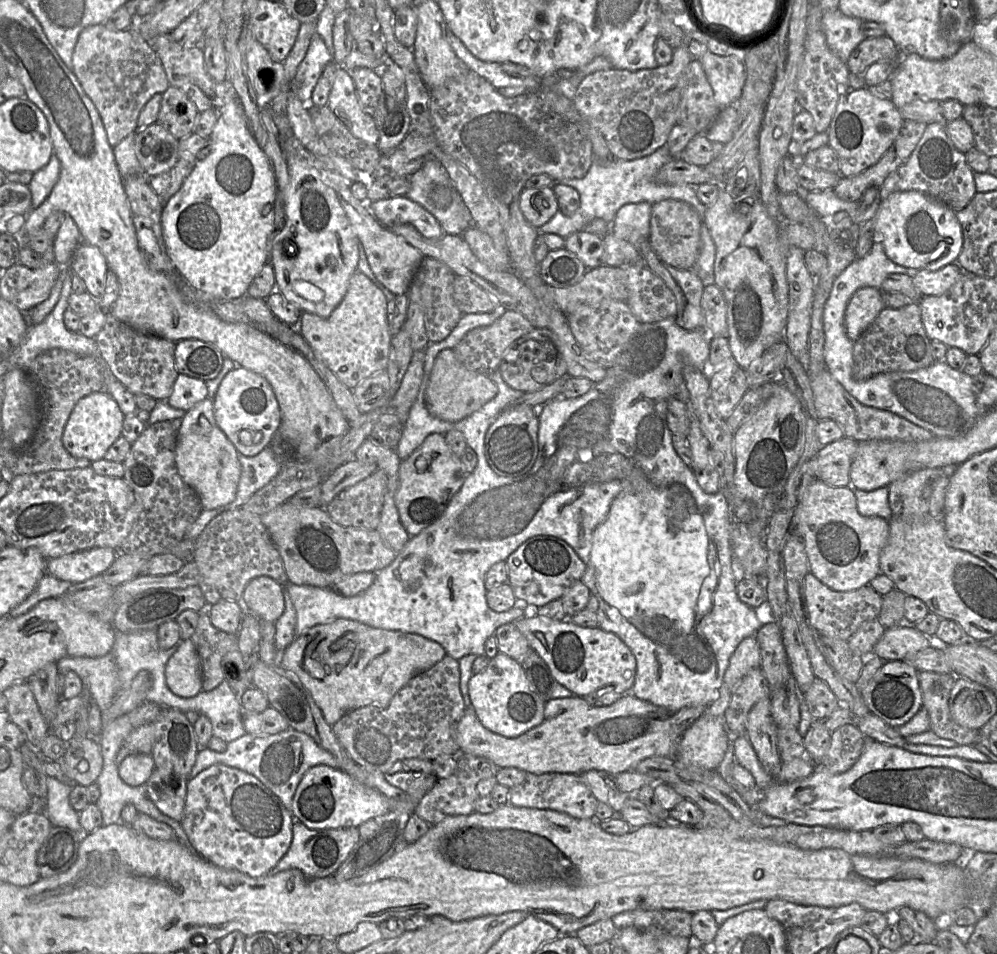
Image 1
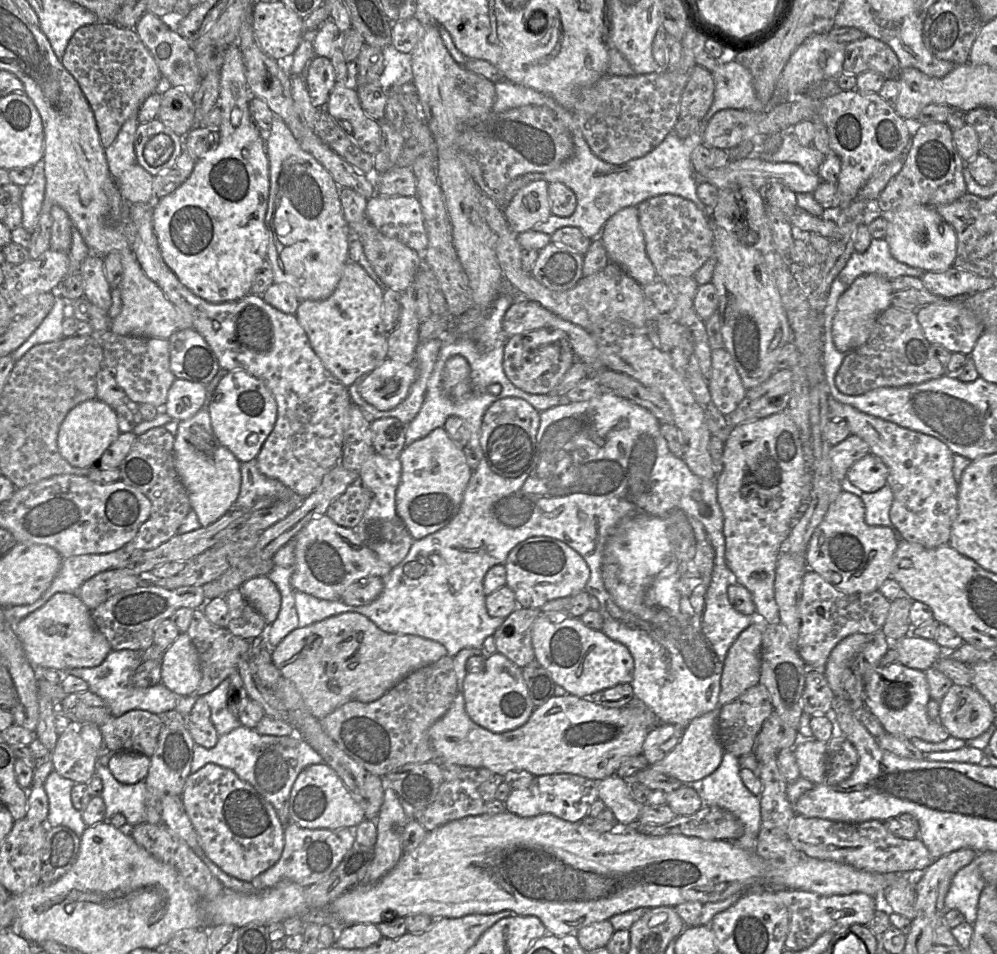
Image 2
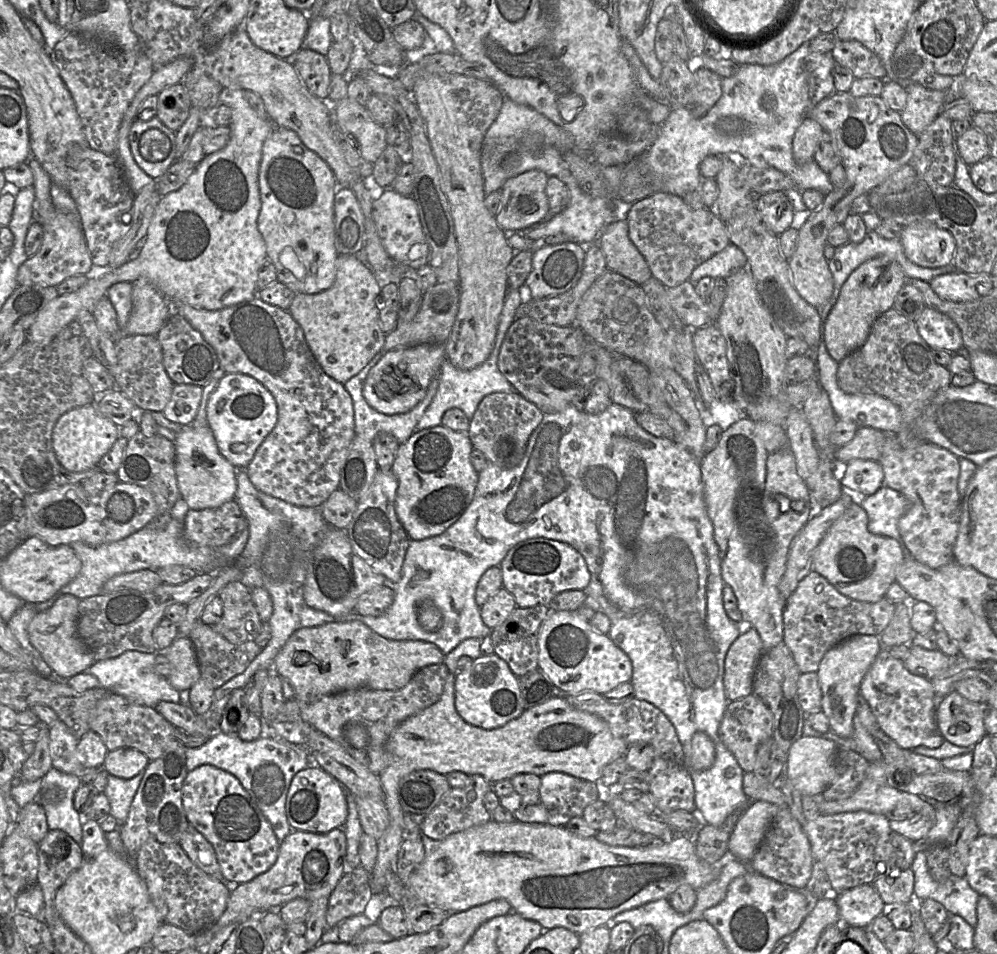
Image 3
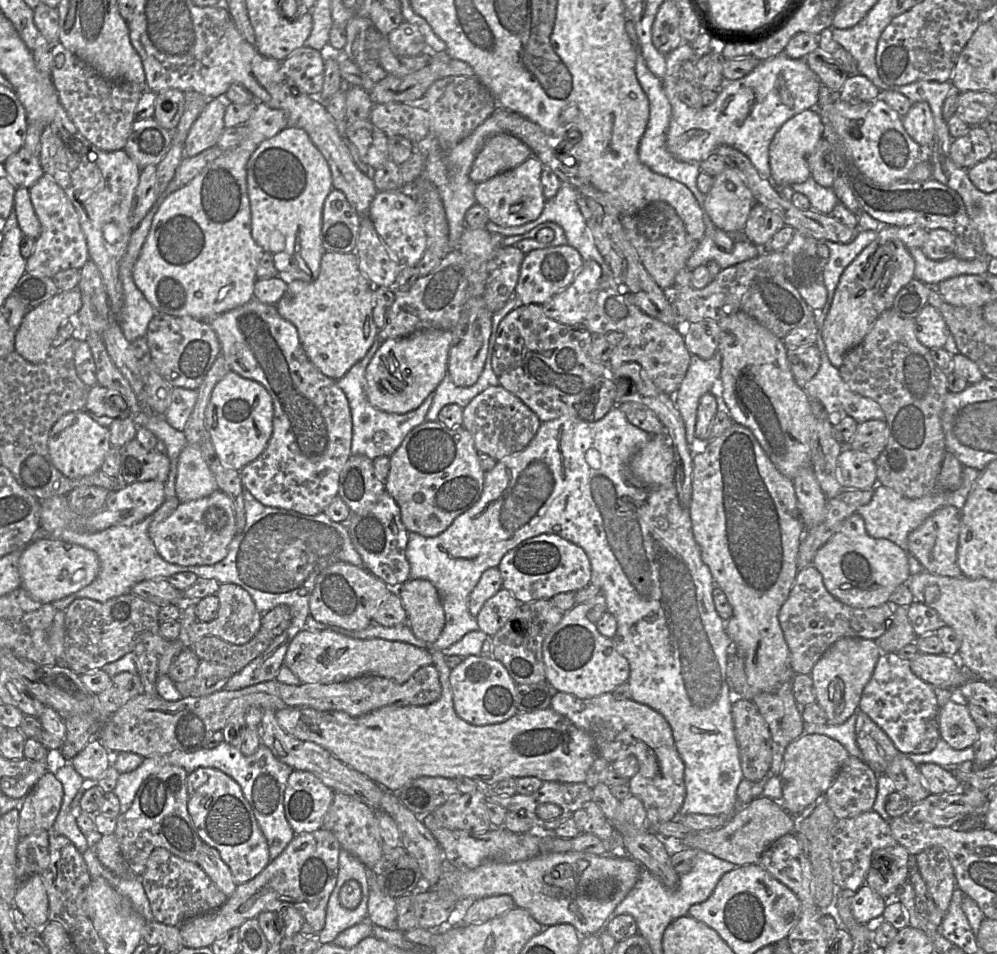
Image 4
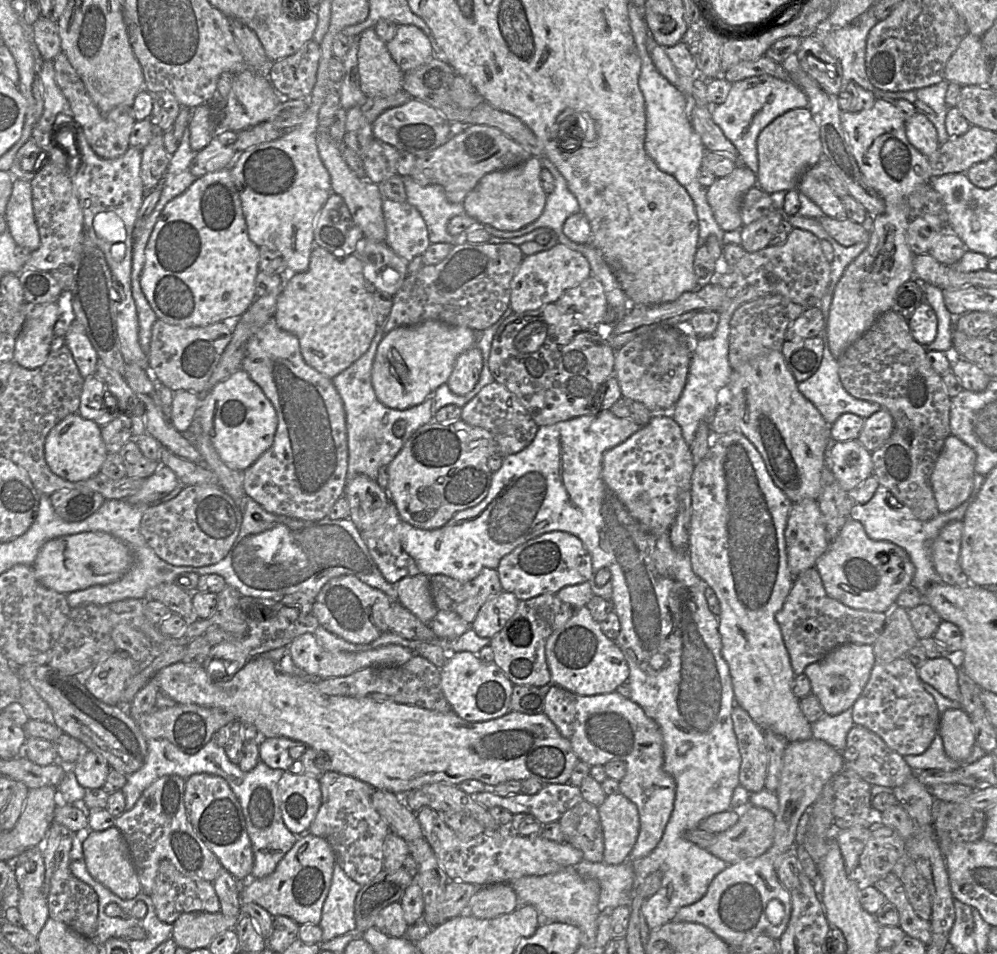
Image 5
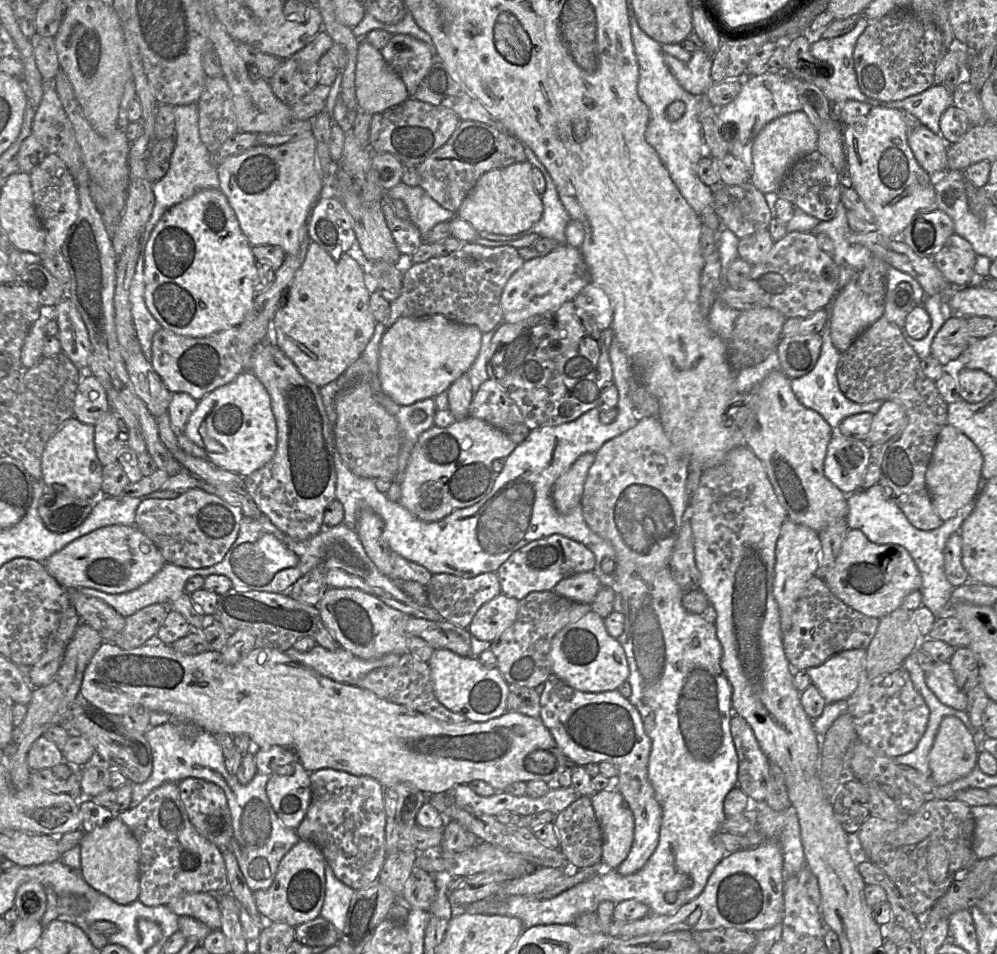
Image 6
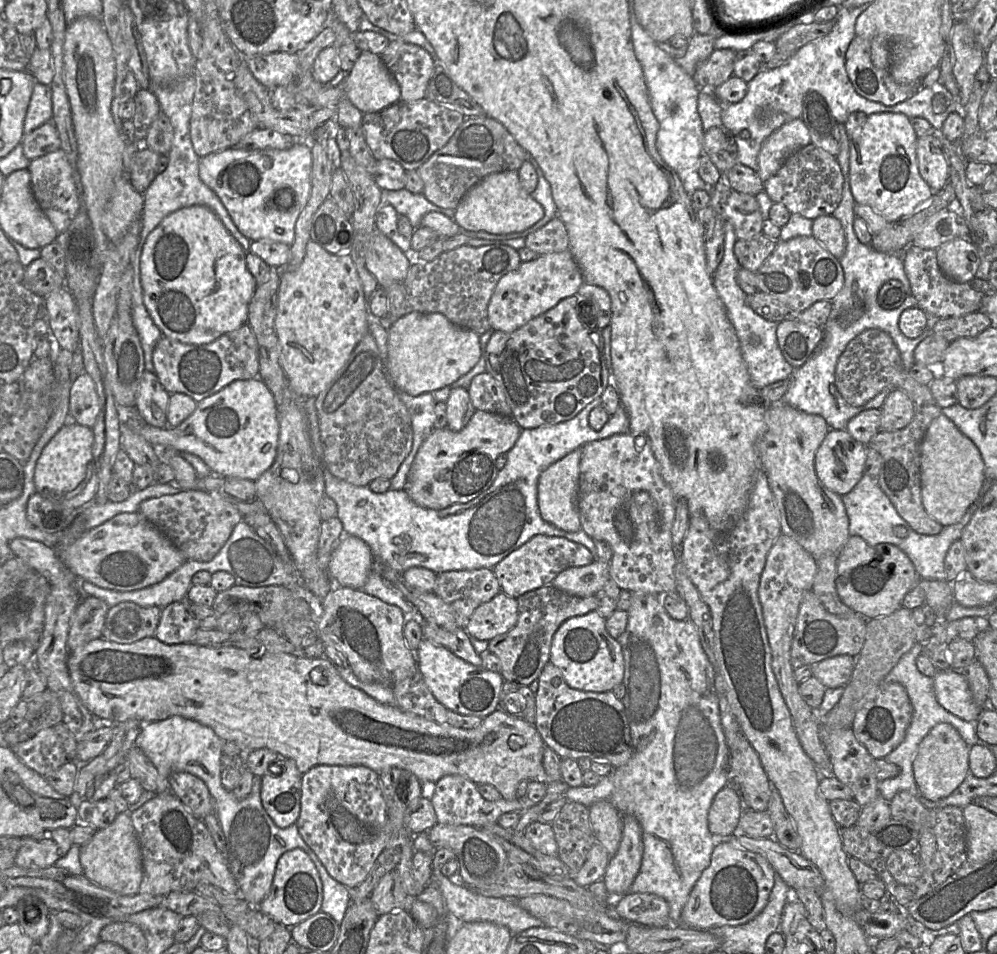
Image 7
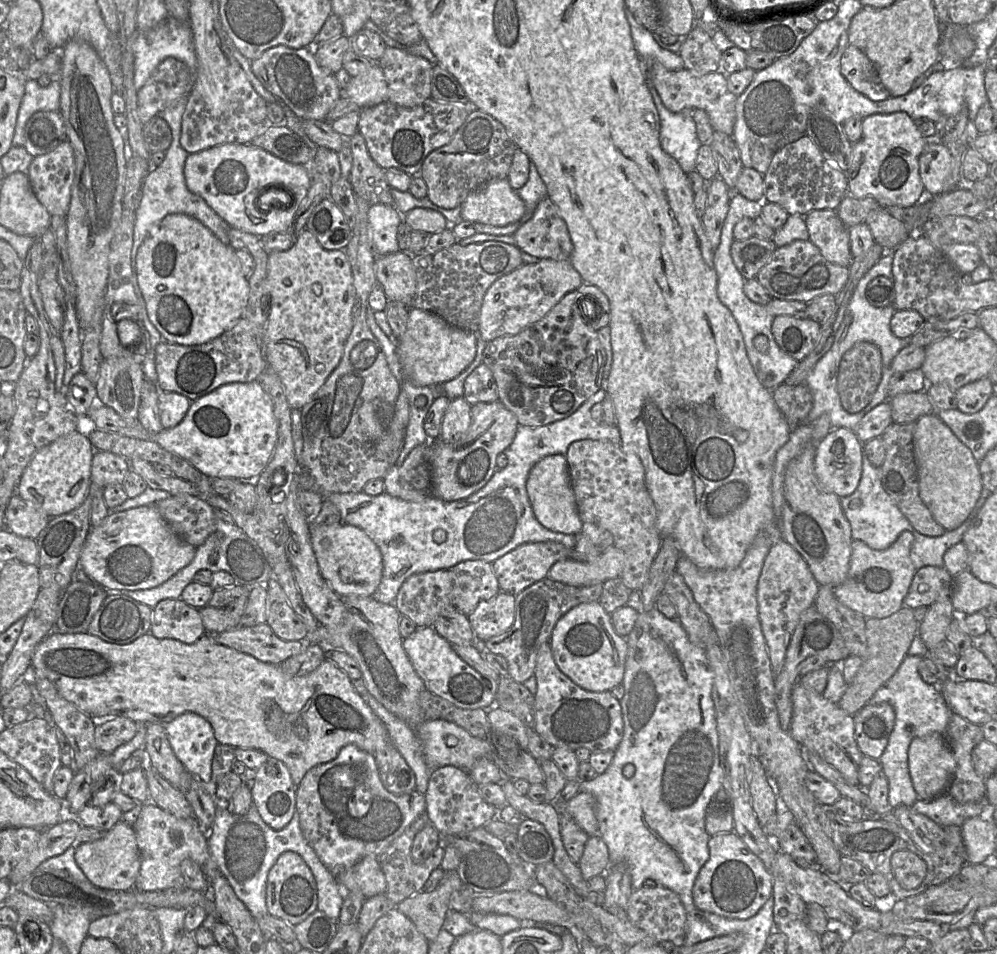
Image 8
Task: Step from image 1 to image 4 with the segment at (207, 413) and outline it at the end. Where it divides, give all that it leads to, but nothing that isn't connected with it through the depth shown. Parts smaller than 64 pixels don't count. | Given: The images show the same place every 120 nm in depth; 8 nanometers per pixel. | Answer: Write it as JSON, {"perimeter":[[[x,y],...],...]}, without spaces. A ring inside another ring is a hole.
{"perimeter":[[[187,444],[178,460],[176,497],[181,503],[210,496],[219,490],[201,452]]]}

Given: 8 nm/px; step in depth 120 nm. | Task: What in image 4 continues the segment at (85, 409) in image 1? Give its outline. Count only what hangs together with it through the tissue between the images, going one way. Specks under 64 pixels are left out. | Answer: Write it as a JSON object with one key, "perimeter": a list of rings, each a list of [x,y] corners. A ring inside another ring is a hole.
{"perimeter":[[[85,410],[64,414],[54,423],[48,436],[48,451],[52,463],[68,478],[81,478],[101,470],[110,449],[109,428],[96,422]]]}

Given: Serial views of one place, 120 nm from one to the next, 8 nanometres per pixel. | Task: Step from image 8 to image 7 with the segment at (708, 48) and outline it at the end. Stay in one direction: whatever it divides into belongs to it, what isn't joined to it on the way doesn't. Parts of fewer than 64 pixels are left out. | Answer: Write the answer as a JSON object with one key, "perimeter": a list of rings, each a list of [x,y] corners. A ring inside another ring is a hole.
{"perimeter":[[[714,49],[710,56],[699,62],[692,75],[700,89],[713,90],[733,75],[736,51]]]}

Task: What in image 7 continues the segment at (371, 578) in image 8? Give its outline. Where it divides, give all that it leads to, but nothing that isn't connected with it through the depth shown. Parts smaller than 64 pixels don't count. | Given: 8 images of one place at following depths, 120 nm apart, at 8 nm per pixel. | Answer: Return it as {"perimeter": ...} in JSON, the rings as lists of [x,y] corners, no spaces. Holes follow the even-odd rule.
{"perimeter":[[[344,535],[331,555],[327,572],[335,585],[361,589],[373,568],[370,547],[359,537]]]}

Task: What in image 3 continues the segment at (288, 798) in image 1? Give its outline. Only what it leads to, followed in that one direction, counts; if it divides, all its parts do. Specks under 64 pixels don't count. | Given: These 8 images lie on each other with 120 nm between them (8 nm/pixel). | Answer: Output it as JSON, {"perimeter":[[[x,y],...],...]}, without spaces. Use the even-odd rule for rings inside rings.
{"perimeter":[[[219,730],[204,745],[186,749],[188,772],[201,765],[212,765],[234,775],[270,822],[280,843],[292,831],[286,817],[285,802],[293,776],[312,765],[304,746],[263,736],[246,742],[238,735],[227,735]]]}

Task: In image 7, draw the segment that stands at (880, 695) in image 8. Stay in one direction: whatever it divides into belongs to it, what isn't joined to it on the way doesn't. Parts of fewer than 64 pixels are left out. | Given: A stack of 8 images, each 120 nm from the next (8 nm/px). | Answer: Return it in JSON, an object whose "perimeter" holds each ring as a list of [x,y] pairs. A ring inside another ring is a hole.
{"perimeter":[[[915,643],[913,647],[906,652],[898,661],[898,663],[892,668],[892,670],[886,675],[882,682],[897,682],[904,686],[907,691],[909,700],[913,708],[913,714],[911,722],[907,729],[903,742],[895,748],[891,753],[884,757],[884,760],[897,765],[900,768],[898,776],[890,779],[885,779],[879,782],[880,795],[889,803],[893,797],[900,791],[908,791],[912,795],[918,798],[921,796],[917,784],[915,782],[913,773],[913,762],[918,752],[918,747],[921,741],[931,731],[931,729],[939,723],[951,724],[960,733],[961,737],[969,746],[980,743],[975,729],[974,722],[968,722],[960,719],[944,709],[937,701],[933,678],[923,675],[916,666],[916,660],[923,652],[923,645]]]}

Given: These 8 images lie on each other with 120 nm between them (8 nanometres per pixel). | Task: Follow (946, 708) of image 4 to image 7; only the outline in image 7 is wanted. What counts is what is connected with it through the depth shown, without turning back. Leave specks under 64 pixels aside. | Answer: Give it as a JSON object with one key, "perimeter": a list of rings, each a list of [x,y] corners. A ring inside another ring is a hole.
{"perimeter":[[[951,724],[935,725],[921,741],[913,762],[914,778],[920,794],[931,801],[948,797],[970,773],[970,747]]]}

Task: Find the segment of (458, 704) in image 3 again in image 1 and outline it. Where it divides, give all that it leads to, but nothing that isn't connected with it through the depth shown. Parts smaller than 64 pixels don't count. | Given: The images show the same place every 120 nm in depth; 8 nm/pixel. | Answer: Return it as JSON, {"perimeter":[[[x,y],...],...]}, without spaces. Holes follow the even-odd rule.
{"perimeter":[[[500,652],[489,659],[482,672],[471,676],[468,695],[479,722],[489,731],[507,738],[524,734],[544,719],[545,702],[531,689],[521,664]]]}

